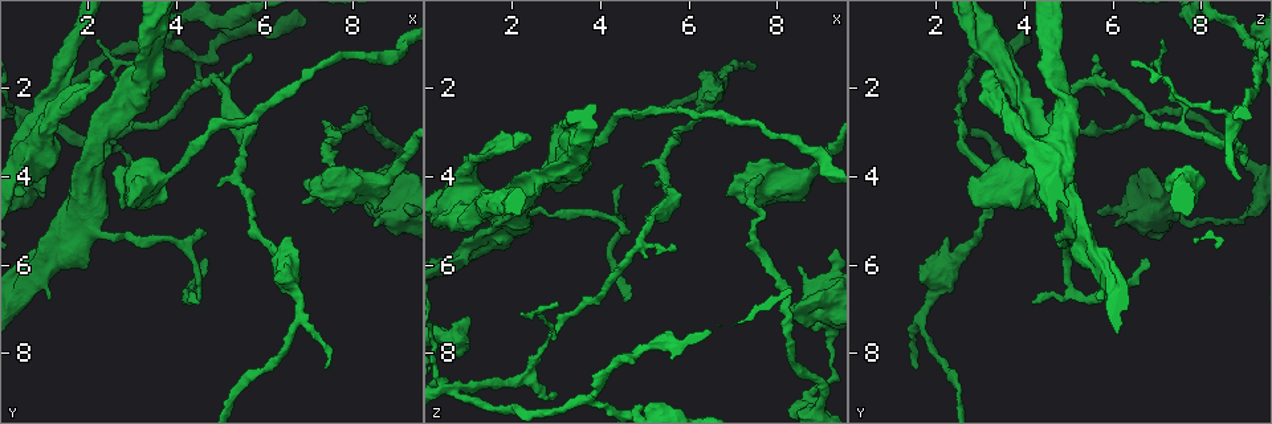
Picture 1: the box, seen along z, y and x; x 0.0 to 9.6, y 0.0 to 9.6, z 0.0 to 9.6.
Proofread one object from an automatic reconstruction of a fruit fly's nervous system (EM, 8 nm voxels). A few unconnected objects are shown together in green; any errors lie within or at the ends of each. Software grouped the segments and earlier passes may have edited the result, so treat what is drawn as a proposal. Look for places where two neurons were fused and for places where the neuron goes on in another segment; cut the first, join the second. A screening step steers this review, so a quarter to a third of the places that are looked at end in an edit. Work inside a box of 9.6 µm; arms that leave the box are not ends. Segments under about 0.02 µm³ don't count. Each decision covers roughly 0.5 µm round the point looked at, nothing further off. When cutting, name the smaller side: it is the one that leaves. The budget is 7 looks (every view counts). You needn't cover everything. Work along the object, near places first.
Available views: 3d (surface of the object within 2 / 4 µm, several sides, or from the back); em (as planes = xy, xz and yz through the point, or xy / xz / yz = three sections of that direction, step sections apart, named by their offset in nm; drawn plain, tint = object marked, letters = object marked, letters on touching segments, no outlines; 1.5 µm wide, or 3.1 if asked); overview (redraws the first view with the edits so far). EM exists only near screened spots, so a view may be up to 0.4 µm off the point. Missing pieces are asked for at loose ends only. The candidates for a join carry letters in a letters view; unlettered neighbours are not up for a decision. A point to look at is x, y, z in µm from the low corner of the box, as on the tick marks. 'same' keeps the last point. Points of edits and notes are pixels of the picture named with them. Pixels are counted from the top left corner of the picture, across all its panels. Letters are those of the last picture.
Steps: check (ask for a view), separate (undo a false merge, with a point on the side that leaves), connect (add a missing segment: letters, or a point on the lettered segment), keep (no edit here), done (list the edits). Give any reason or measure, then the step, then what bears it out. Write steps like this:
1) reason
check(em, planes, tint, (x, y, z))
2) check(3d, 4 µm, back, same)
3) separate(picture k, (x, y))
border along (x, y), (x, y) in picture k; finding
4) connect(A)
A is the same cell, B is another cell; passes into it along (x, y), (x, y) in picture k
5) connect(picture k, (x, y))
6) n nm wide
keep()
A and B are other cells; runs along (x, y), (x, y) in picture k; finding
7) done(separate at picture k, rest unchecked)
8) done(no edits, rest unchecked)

branch stops here
check(3d, 4 µm, (3.25, 1.10, 2.80))

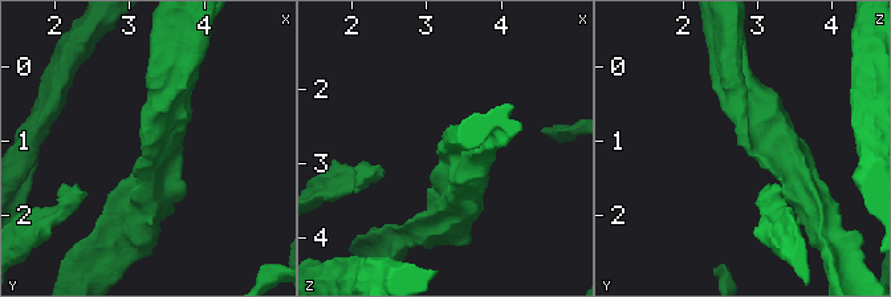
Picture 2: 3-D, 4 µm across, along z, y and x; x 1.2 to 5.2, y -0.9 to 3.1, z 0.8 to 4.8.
need the tissue
check(em, planes, tint, (3.20, 1.10, 2.75))

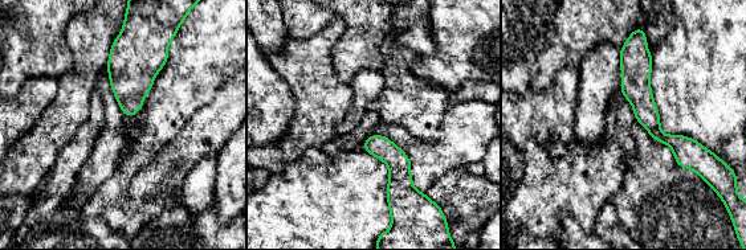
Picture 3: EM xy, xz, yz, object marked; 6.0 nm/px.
see the neighbours
check(em, planes, letters, same)

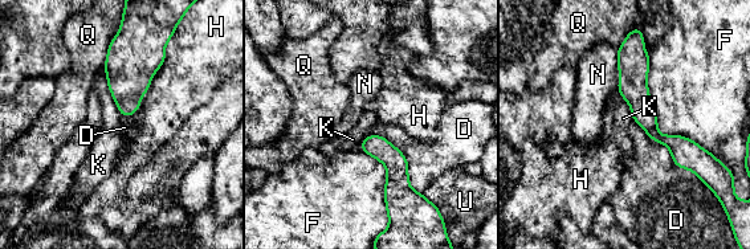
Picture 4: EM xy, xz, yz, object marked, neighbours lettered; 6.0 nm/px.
keep()
D, F, H, K, N, Q and U are other cells; runs along (626, 44), (649, 127), (692, 166) in picture 4; none of them fits

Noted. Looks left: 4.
check(3d, 4 µm, (8.45, 5.15, 6.05))

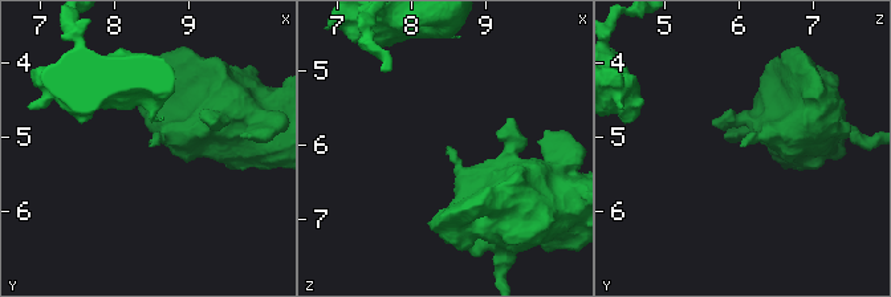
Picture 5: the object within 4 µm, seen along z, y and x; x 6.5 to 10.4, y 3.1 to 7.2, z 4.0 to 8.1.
check(em, xy, step 4, letters, (8.45, 5.10, 6.00))

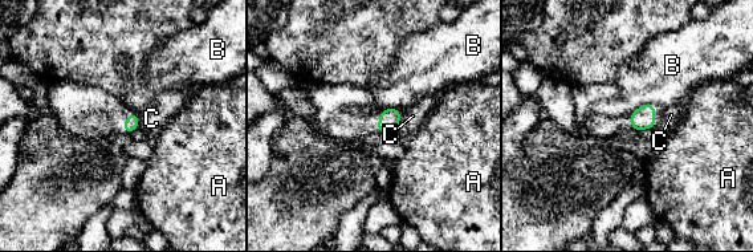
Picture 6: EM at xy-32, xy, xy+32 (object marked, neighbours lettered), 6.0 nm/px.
check(em, planes, letters, same)

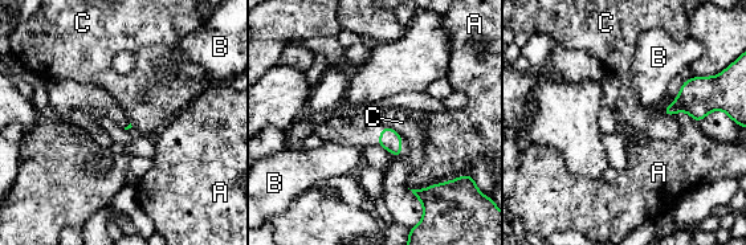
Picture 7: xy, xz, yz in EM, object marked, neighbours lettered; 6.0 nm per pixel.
keep()
A, B and C are other cells; border along (387, 126), (402, 135) in picture 7; none of them fits

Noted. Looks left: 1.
an open end
check(em, planes, letters, (4.70, 5.80, 6.75))

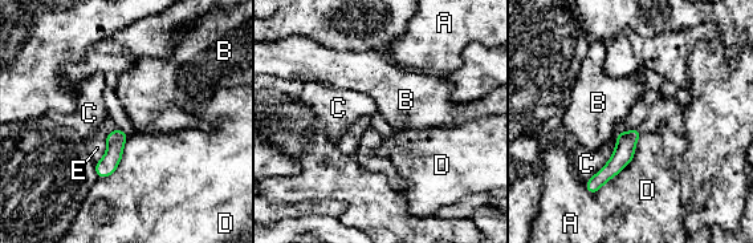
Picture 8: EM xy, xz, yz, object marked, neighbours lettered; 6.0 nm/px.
110 nm wide
keep()
A, B, C, D and E are other cells; runs along (637, 132), (623, 154), (589, 185) in picture 8; none of them fits

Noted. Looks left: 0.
done(no edits, rest unchecked)

